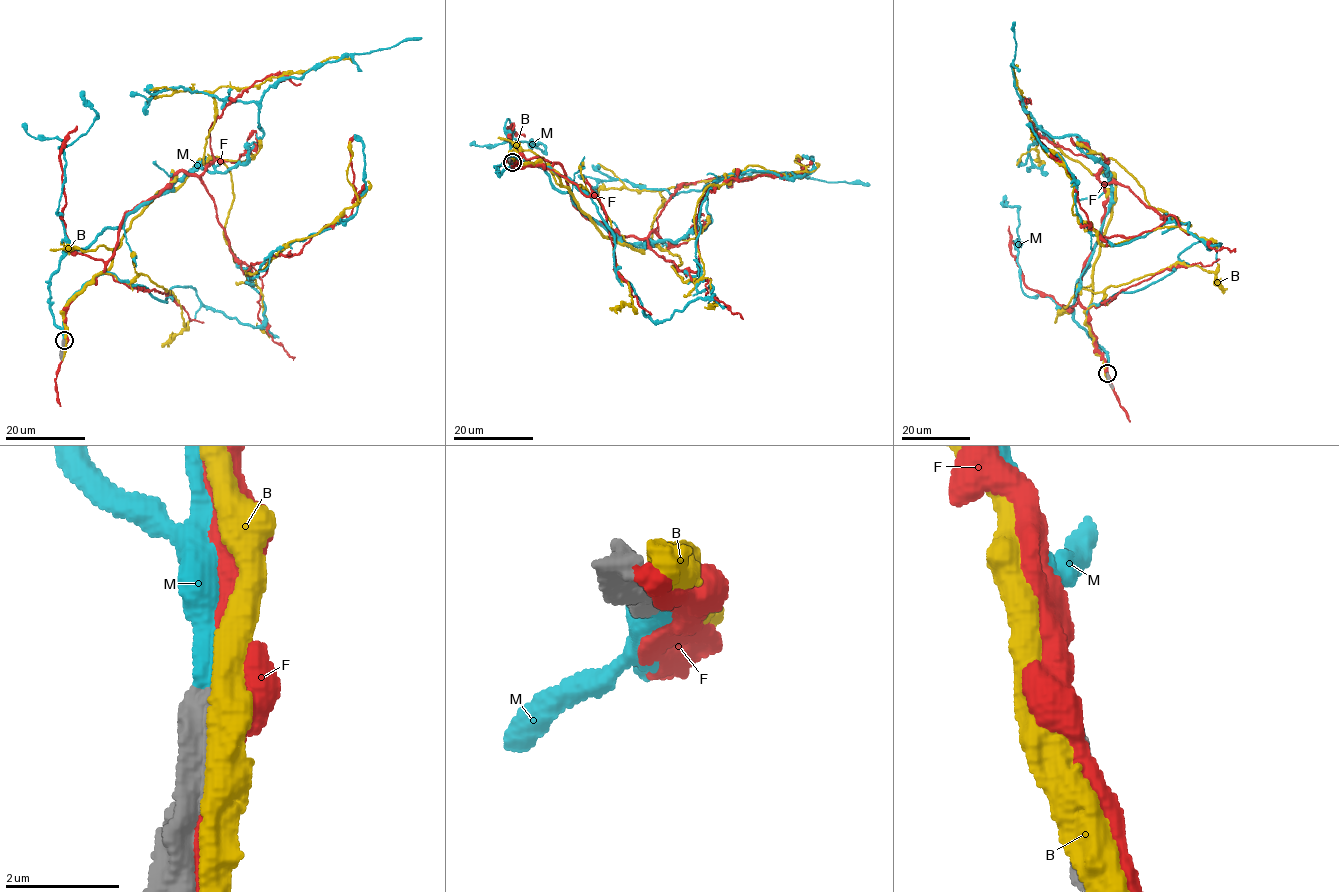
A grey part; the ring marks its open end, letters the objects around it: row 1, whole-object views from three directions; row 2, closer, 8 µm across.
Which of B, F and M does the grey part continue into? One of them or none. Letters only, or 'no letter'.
M

